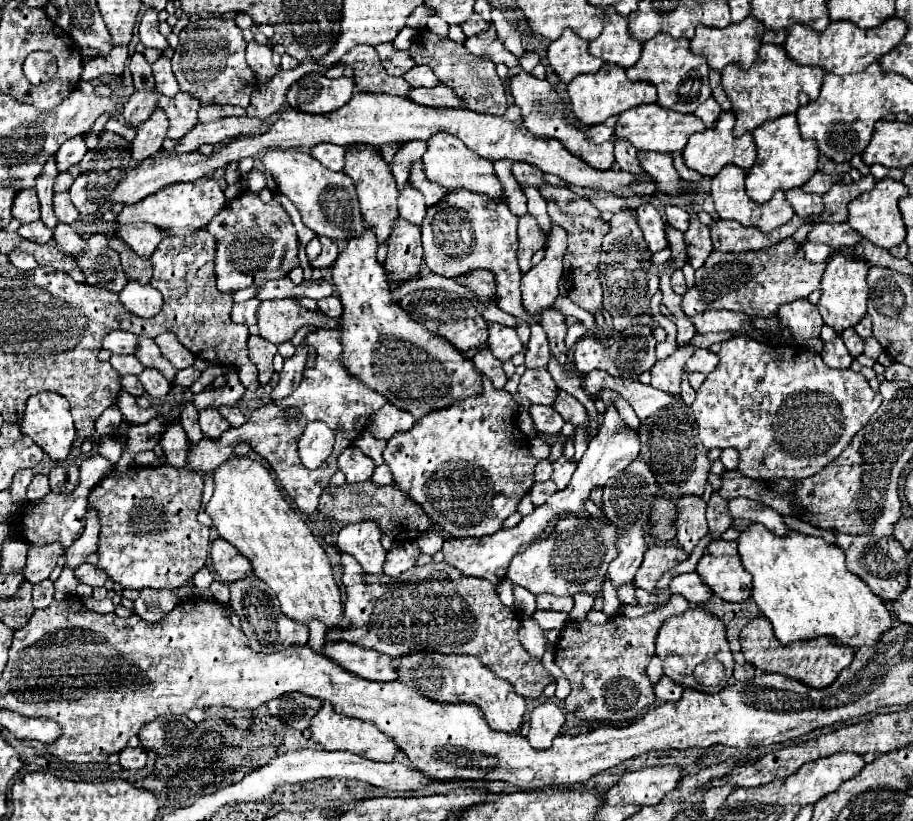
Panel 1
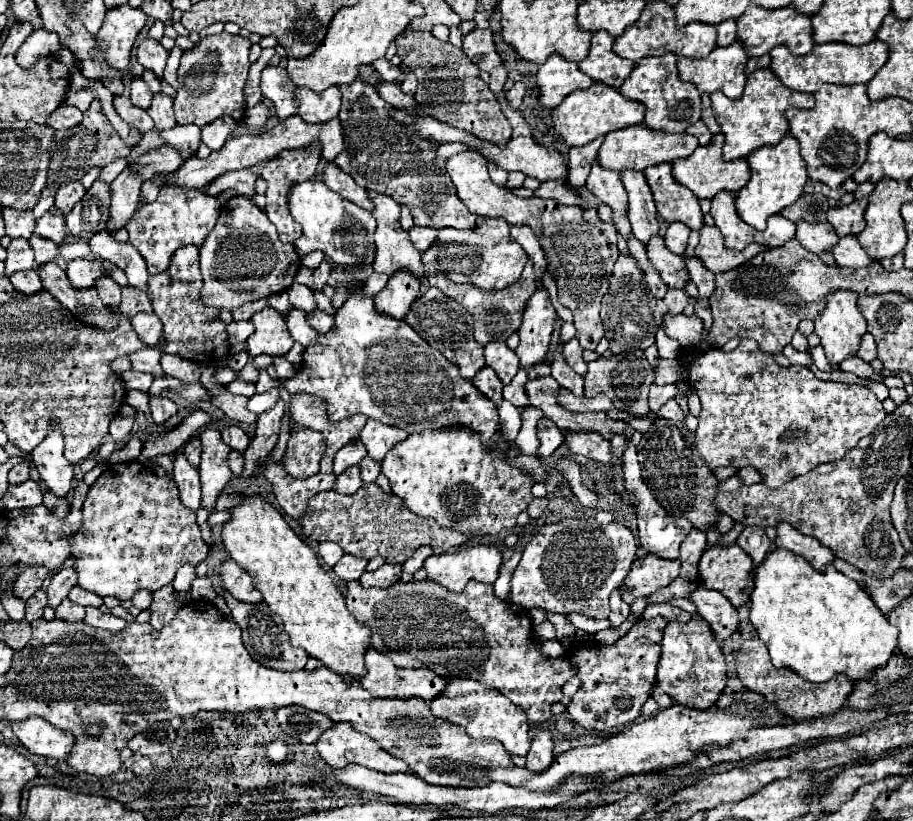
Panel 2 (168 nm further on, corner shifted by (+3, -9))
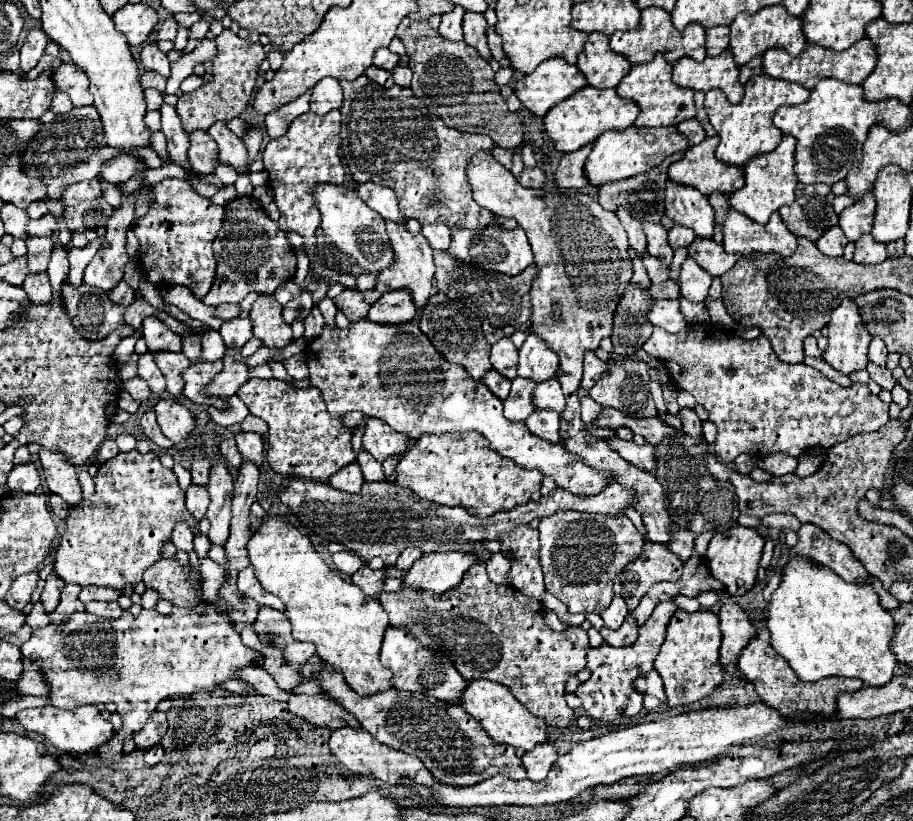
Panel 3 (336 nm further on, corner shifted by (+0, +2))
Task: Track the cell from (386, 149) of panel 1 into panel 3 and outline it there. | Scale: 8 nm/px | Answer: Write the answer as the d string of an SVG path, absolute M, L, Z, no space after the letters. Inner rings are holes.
M360 76L352 82L340 82L344 90L344 102L342 102L342 156L344 162L352 174L352 178L358 184L364 182L374 182L388 186L396 192L400 210L408 216L418 220L420 224L448 224L452 230L460 228L488 228L488 226L498 226L494 216L478 206L472 198L472 188L470 182L466 180L466 168L470 164L470 156L474 152L488 150L492 152L494 142L490 136L484 134L466 134L466 132L456 132L454 128L448 128L438 116L432 116L428 108L418 100L410 88L382 88L380 84L374 84L366 76Z

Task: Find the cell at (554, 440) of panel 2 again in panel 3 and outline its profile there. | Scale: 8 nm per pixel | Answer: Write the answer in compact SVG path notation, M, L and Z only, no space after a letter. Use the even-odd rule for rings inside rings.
M538 410L534 414L530 414L524 420L526 428L544 440L550 440L552 444L558 444L560 436L558 436L558 424L560 424L560 414L556 412L546 412L546 410Z

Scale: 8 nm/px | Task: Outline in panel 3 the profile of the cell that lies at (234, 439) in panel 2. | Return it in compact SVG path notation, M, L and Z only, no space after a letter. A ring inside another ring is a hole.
M238 432L236 436L236 444L238 444L238 450L242 454L242 460L244 462L254 462L258 468L264 464L264 442L262 442L262 436L260 434L244 434L244 432Z

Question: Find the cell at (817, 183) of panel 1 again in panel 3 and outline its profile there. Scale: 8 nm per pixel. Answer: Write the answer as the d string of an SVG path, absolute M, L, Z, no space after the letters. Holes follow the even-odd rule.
M802 196L794 200L794 204L782 206L778 214L792 234L804 236L812 242L838 224L838 216L824 196Z

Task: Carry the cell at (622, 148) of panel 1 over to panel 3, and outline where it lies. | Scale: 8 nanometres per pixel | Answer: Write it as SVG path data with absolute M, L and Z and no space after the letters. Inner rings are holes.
M642 224L644 232L648 236L648 254L662 260L666 266L672 264L672 248L666 240L666 230L662 224Z

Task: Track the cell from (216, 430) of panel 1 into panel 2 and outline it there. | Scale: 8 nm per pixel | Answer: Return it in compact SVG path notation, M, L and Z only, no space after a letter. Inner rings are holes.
M203 429L199 433L203 453L199 463L201 473L201 489L203 489L203 507L211 513L217 501L217 495L223 491L223 487L233 477L229 469L227 455L231 453L231 447L227 447L221 439L221 433L217 429Z

